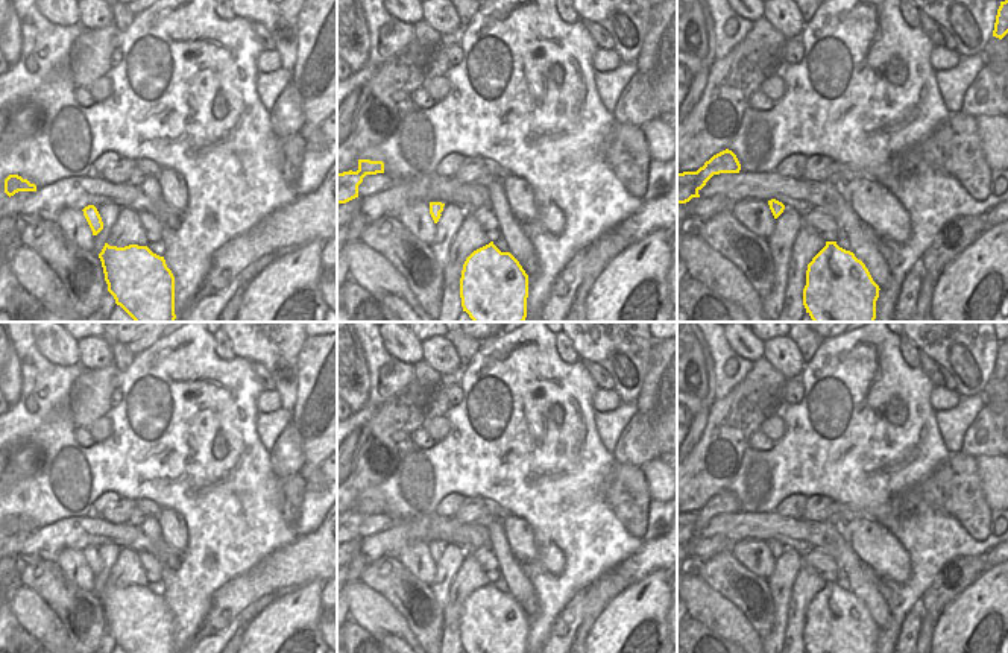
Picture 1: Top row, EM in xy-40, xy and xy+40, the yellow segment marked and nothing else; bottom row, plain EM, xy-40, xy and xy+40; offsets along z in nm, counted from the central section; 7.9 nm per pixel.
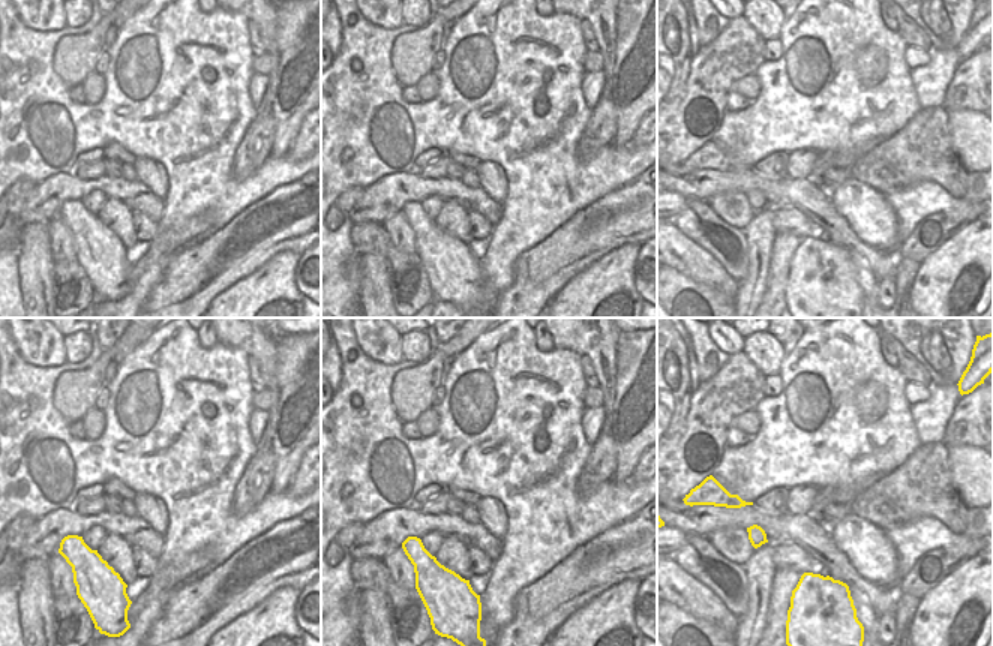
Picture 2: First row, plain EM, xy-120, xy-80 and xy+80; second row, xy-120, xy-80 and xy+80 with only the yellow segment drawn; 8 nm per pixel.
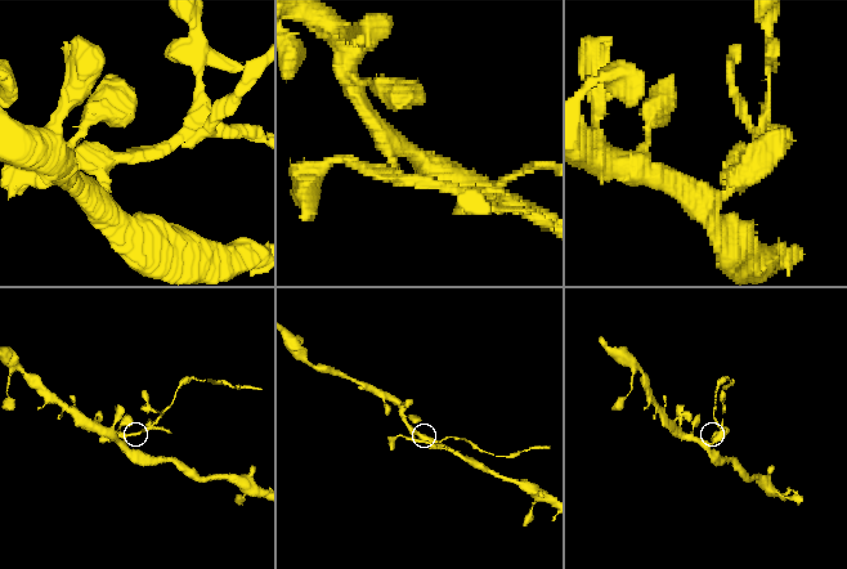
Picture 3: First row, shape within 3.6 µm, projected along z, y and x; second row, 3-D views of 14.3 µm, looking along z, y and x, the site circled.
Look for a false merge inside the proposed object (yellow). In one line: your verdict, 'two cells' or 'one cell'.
two cells

